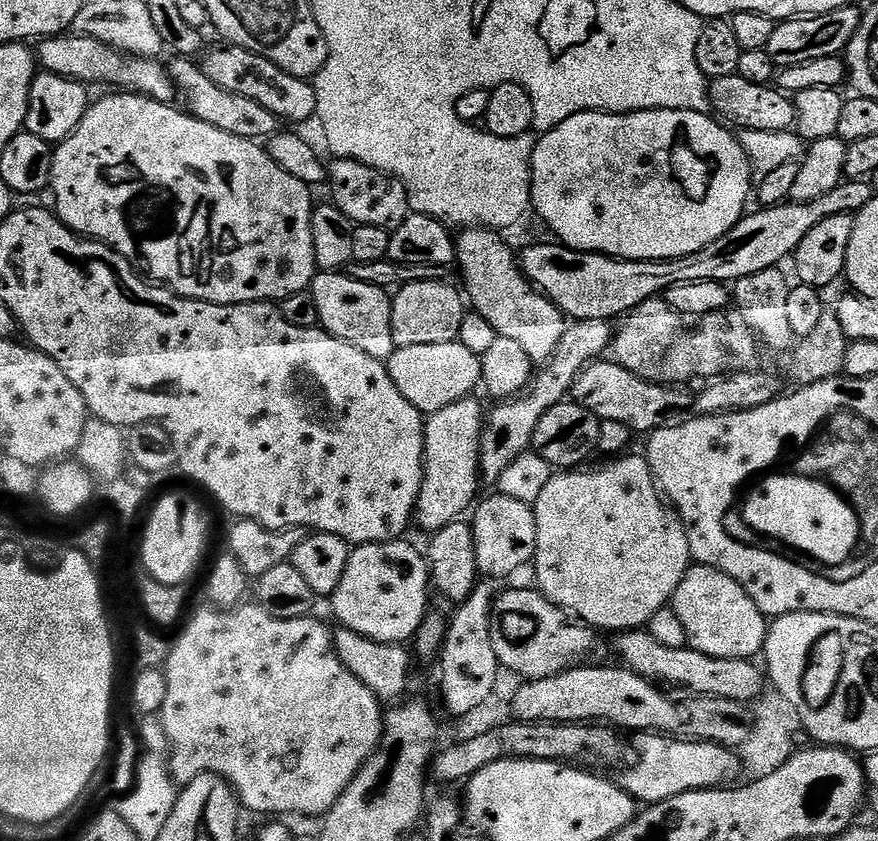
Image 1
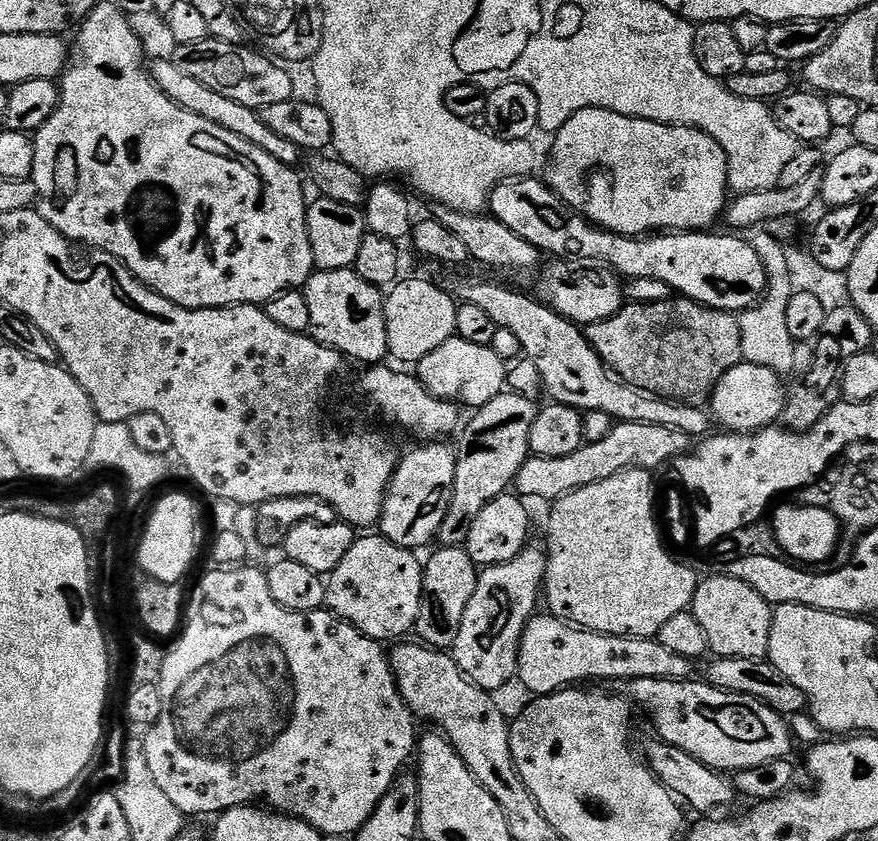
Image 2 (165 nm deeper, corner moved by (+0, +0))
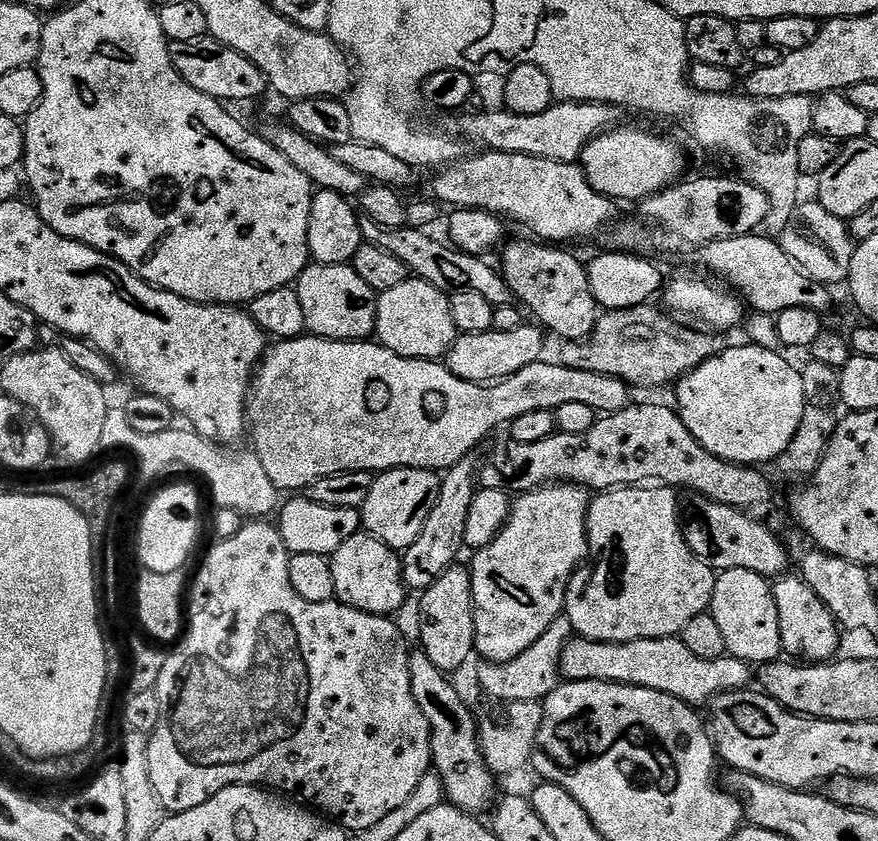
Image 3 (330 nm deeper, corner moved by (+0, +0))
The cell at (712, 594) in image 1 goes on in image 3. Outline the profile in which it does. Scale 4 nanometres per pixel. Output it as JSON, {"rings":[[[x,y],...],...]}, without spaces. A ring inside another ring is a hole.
{"rings":[[[725,568],[716,578],[710,609],[712,617],[722,630],[722,638],[726,638],[727,655],[749,666],[771,664],[781,659],[778,607],[772,590],[773,585],[765,577],[754,574],[754,570]]]}

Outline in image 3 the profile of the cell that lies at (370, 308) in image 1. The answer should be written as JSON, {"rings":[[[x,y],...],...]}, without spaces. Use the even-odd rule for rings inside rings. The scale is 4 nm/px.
{"rings":[[[309,263],[304,272],[294,282],[298,302],[302,302],[302,310],[306,314],[306,326],[313,336],[321,336],[324,340],[363,340],[367,341],[376,331],[376,301],[378,293],[347,264]]]}

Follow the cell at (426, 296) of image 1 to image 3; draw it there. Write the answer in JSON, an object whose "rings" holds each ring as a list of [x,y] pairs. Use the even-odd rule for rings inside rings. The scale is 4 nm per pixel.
{"rings":[[[409,278],[394,290],[379,293],[376,301],[376,331],[379,343],[394,354],[411,360],[435,360],[447,357],[458,335],[450,314],[448,296],[424,280]]]}

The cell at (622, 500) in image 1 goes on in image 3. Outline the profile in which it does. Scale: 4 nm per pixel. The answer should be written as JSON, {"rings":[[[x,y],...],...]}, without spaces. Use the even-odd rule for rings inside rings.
{"rings":[[[629,486],[627,488],[613,488],[599,493],[600,496],[591,501],[588,506],[588,555],[590,562],[576,569],[570,578],[568,589],[564,595],[563,615],[570,618],[577,637],[585,640],[597,640],[607,644],[625,644],[635,640],[653,640],[663,636],[679,637],[686,622],[698,618],[698,614],[709,611],[712,607],[712,595],[716,585],[717,573],[711,563],[703,555],[695,556],[690,545],[684,541],[684,532],[680,529],[680,512],[676,509],[677,493],[668,486]]]}

